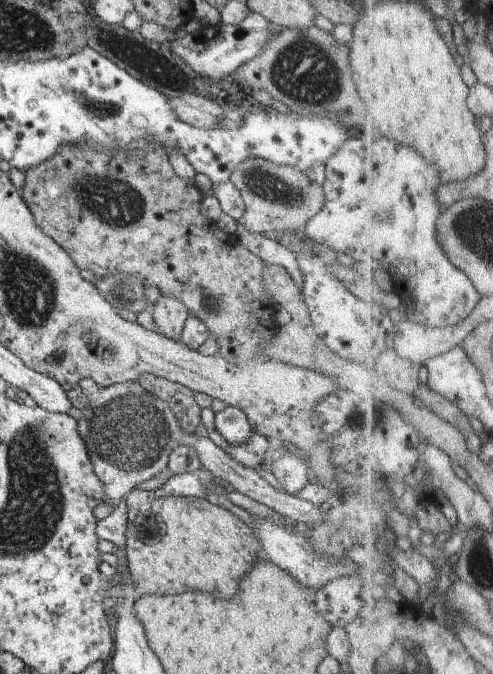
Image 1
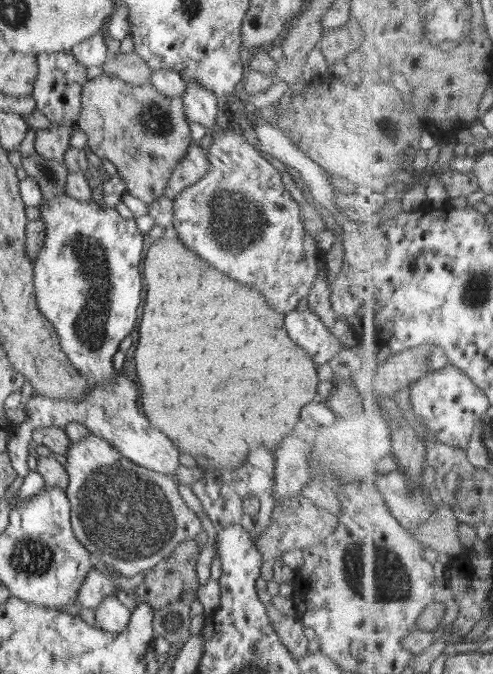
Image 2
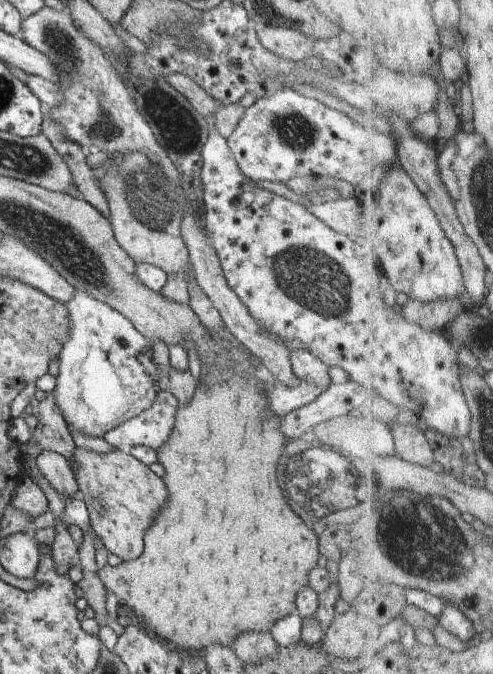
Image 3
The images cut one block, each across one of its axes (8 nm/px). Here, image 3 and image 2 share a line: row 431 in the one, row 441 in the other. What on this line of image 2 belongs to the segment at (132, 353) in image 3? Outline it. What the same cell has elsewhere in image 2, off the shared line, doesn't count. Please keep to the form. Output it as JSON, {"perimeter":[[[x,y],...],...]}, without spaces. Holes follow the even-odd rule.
{"perimeter":[[[91,433],[86,438],[82,438],[80,442],[71,442],[68,453],[65,454],[67,460],[63,464],[68,474],[69,483],[65,488],[65,492],[71,504],[71,525],[76,535],[76,538],[90,551],[95,560],[102,560],[108,565],[115,567],[118,571],[123,572],[126,577],[133,577],[136,574],[151,570],[157,563],[168,558],[176,546],[186,539],[194,539],[195,536],[204,530],[196,513],[188,508],[182,496],[178,493],[178,482],[171,478],[170,475],[164,473],[150,471],[145,467],[133,463],[129,458],[126,458],[113,444],[103,440],[100,436],[95,436]]]}

